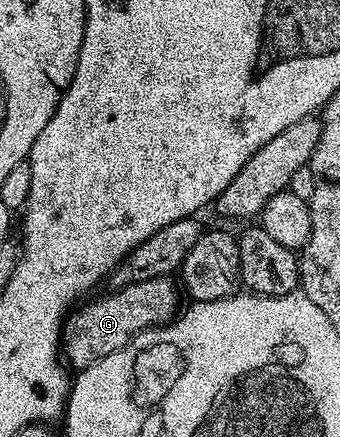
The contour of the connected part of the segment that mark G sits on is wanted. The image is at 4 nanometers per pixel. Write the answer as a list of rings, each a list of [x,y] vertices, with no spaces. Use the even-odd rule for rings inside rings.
[[[166,276],[125,284],[114,291],[116,292],[110,296],[92,301],[85,308],[77,307],[67,317],[72,324],[65,319],[64,325],[68,328],[68,350],[62,356],[73,369],[90,368],[94,362],[106,360],[110,354],[124,351],[135,336],[147,328],[167,324],[177,315],[181,307],[179,306],[181,293],[178,291],[177,281]]]

